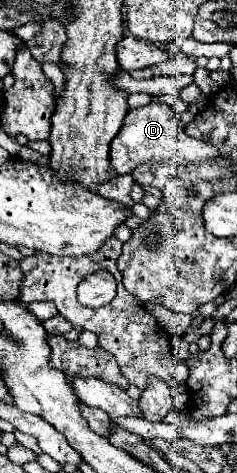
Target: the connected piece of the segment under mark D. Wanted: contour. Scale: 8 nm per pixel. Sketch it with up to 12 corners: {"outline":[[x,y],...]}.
{"outline":[[167,104],[129,110],[111,166],[193,164],[217,148],[185,134]]}

